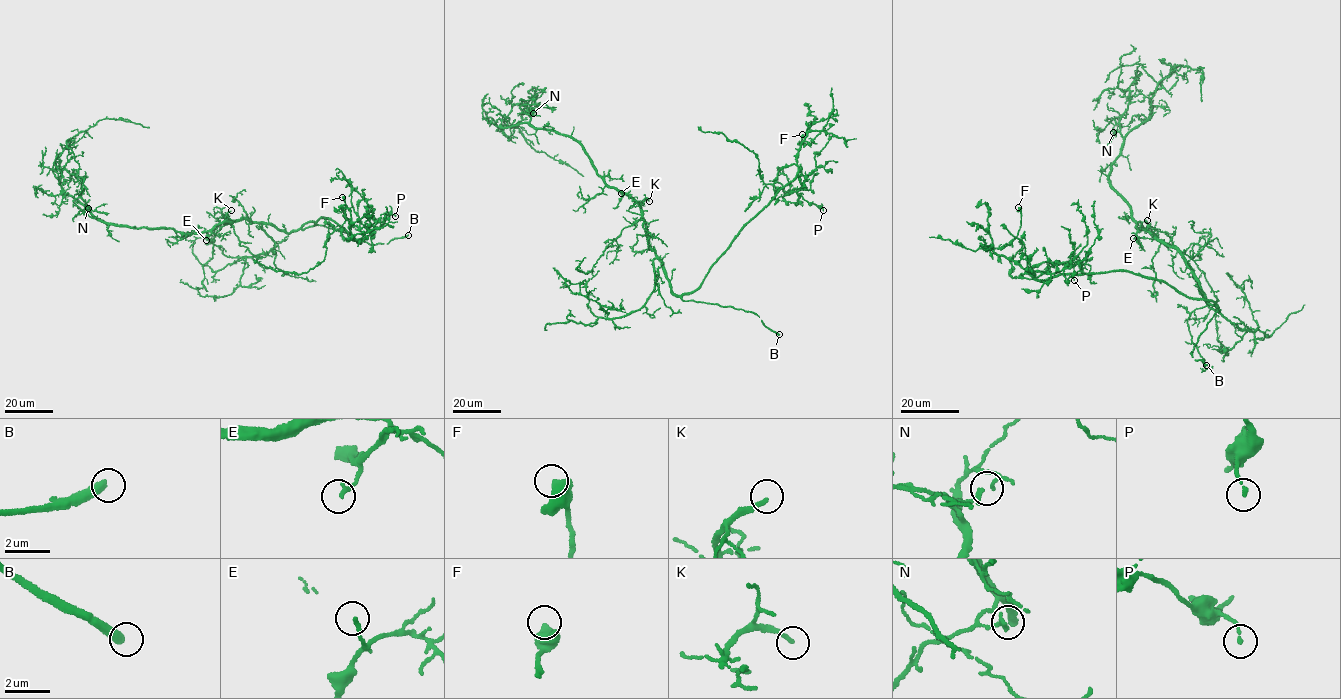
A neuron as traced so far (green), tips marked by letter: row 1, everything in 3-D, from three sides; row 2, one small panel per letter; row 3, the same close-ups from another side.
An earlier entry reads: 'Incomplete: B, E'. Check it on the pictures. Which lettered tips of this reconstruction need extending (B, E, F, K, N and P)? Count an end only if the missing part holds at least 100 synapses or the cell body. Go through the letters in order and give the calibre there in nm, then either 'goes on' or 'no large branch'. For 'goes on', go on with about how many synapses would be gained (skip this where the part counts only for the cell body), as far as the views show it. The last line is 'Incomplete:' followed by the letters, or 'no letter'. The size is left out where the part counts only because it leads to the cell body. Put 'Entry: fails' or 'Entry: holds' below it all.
B: 400 nm thick; goes on
E: 160 nm thick; no large branch
F: 550 nm thick; no large branch
K: 180 nm thick; goes on; about 110 synapses
N: 190 nm thick; no large branch
P: 150 nm thick; no large branch
Incomplete: B, K
Entry: fails

